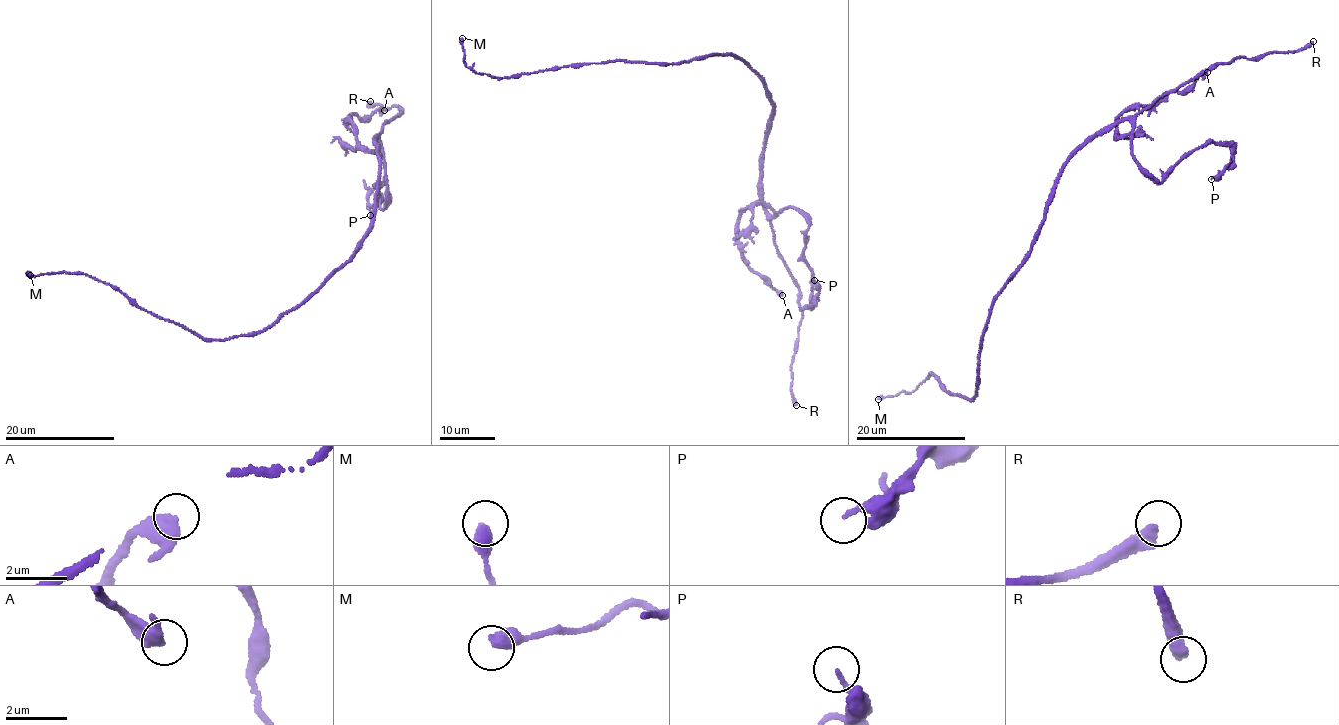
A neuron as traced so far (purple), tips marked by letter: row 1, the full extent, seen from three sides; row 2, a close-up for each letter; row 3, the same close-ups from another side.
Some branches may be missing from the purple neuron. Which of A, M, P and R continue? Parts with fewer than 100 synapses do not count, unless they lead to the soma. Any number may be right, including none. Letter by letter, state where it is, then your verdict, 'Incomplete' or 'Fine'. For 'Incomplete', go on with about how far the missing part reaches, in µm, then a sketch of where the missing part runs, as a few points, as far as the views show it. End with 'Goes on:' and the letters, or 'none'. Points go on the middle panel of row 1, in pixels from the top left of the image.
A: Place: (782, 295). Fine
M: Place: (462, 38). Fine
P: Place: (814, 280). Fine
R: Place: (796, 405). Incomplete. Missing length about 110 µm
Goes on: R

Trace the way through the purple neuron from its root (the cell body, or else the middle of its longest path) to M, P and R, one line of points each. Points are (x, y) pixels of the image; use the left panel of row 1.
M: (349, 259), (270, 325), (223, 339), (200, 337), (159, 319), (88, 276), (30, 275)
P: (349, 259), (370, 226), (377, 137), (386, 200), (383, 209), (377, 190), (384, 181), (368, 196), (370, 215)
R: (349, 259), (372, 214), (380, 170), (374, 141), (385, 123), (403, 110), (367, 107), (370, 101)

